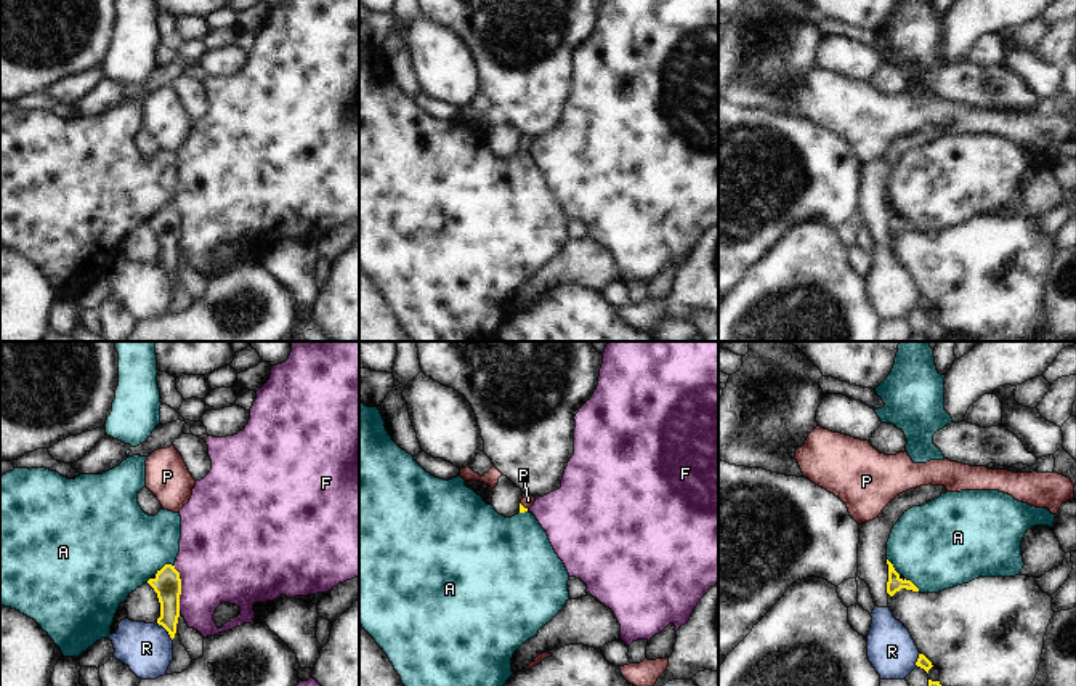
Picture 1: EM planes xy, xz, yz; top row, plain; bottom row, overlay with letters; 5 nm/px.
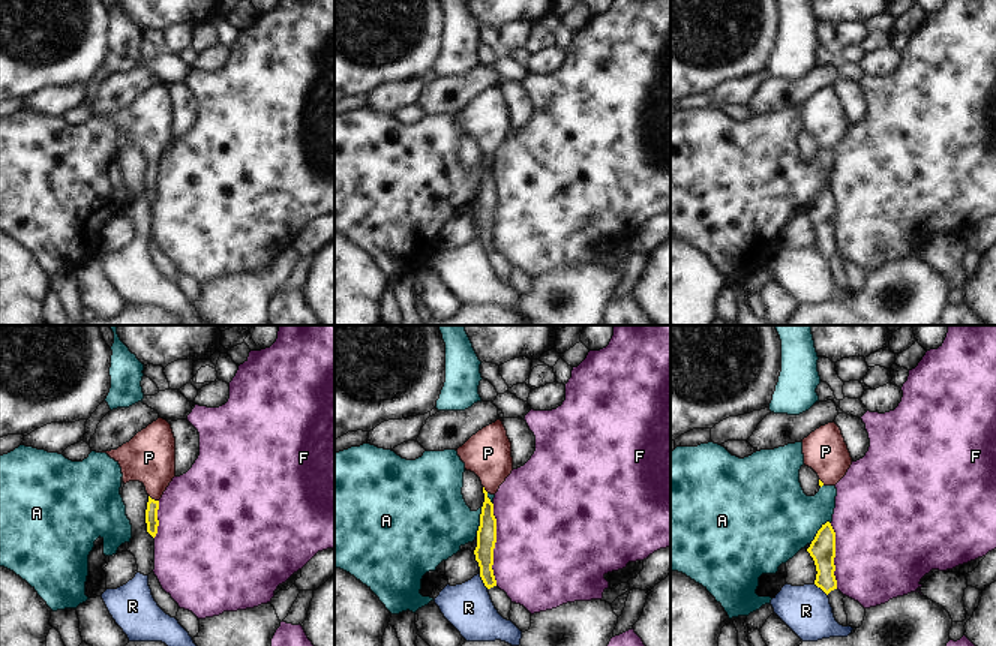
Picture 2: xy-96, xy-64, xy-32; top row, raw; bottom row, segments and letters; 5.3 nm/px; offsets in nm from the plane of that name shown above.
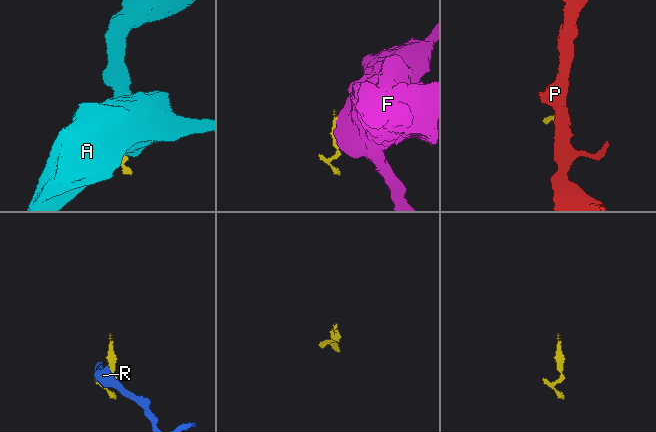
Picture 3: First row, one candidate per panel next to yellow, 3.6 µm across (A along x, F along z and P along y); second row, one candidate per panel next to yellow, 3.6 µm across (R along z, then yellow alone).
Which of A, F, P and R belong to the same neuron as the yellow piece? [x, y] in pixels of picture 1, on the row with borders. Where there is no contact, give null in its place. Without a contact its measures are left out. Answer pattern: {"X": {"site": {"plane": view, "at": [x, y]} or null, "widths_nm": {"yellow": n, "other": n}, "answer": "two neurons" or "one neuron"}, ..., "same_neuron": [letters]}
{"A": {"site": {"plane": "xy", "at": [165, 564]}, "widths_nm": {"yellow": 140, "other": 440}, "answer": "two neurons"}, "F": {"site": {"plane": "xy", "at": [180, 589]}, "widths_nm": {"yellow": 140, "other": 420}, "answer": "two neurons"}, "P": {"site": {"plane": "xz", "at": [523, 507]}, "widths_nm": {"yellow": 30, "other": 70}, "answer": "one neuron"}, "R": {"site": {"plane": "xy", "at": [165, 629]}, "widths_nm": {"yellow": 140, "other": 260}, "answer": "two neurons"}, "same_neuron": ["P"]}

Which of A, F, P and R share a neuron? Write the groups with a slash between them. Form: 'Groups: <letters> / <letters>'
Groups: A / F / P / R

